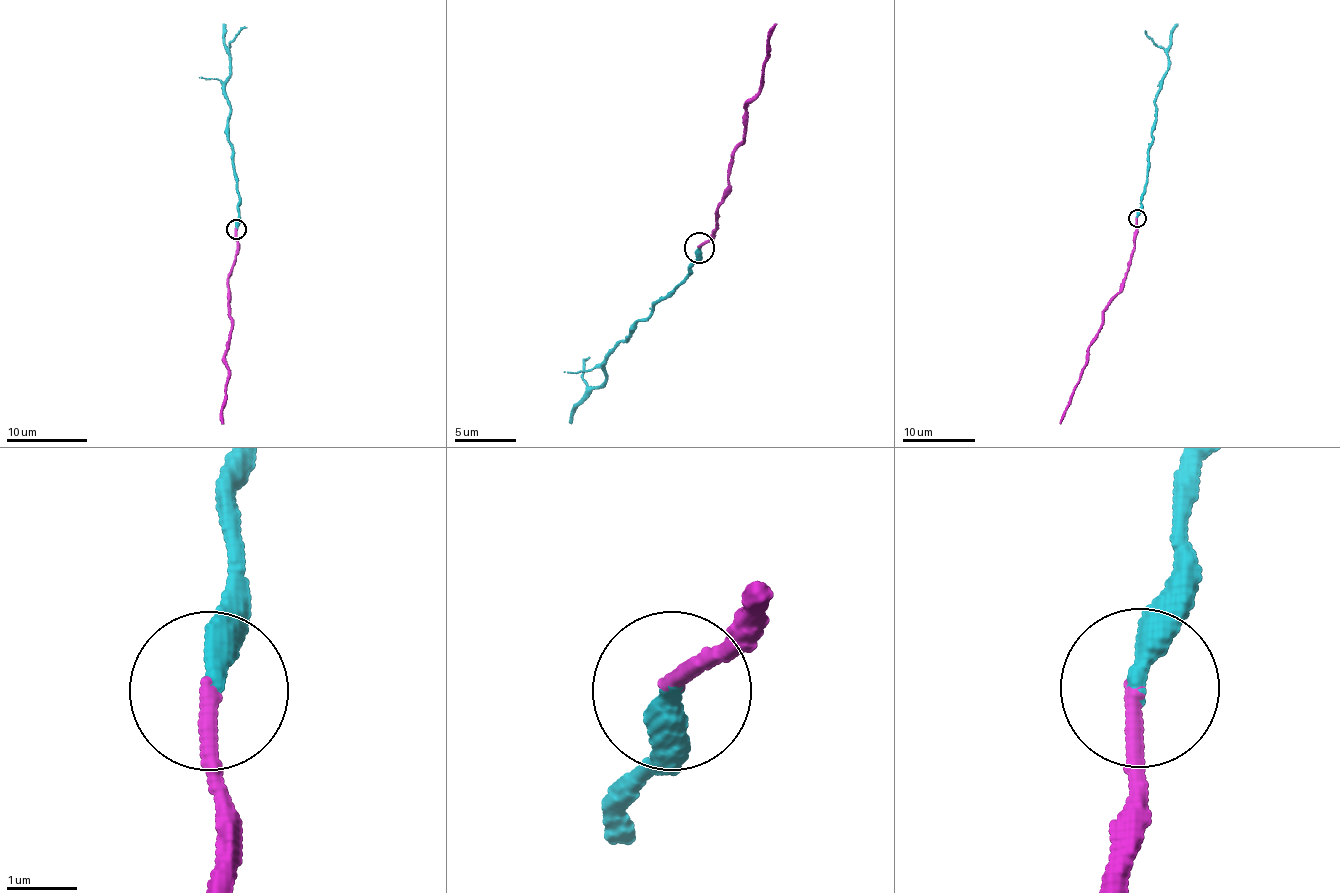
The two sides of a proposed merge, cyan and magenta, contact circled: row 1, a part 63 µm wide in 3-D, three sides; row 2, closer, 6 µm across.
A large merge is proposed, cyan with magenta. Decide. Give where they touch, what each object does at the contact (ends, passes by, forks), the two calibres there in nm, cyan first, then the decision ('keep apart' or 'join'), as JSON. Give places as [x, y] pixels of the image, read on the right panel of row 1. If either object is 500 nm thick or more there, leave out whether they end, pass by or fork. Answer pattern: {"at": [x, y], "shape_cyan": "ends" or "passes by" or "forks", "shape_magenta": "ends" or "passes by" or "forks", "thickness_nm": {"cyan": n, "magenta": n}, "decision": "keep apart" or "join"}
{"at": [1137, 218], "shape_cyan": "ends", "shape_magenta": "ends", "thickness_nm": {"cyan": 320, "magenta": 240}, "decision": "join"}

